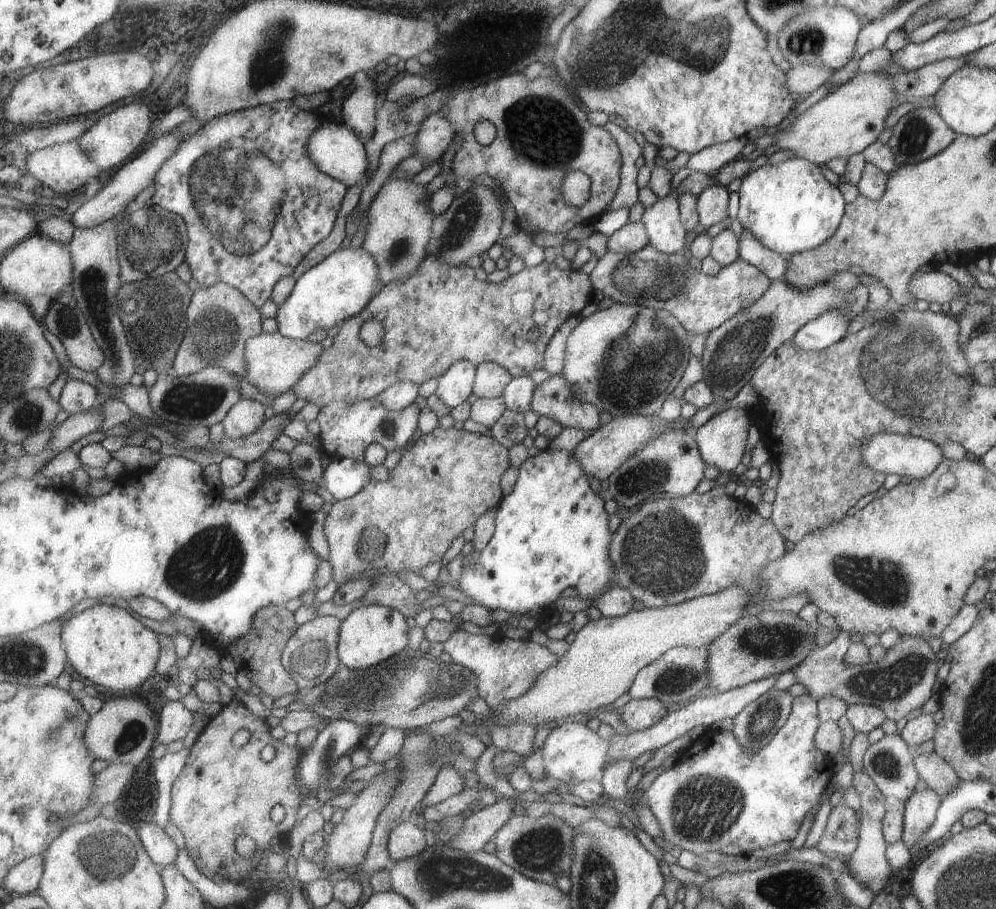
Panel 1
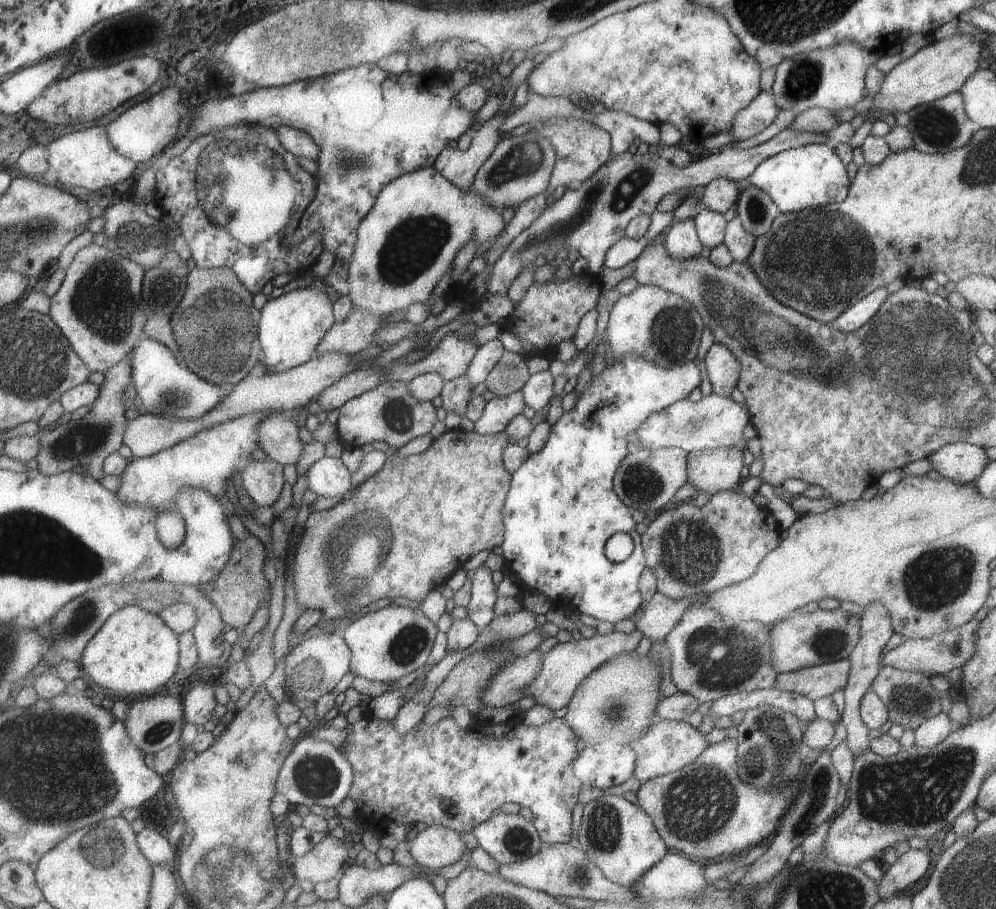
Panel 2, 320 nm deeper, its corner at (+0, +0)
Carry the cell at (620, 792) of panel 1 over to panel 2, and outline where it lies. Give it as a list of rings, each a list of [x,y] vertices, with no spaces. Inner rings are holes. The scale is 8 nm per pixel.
[[[659,719],[650,723],[646,733],[629,741],[627,745],[636,754],[632,776],[642,783],[650,778],[673,772],[693,762],[710,744],[707,743],[705,735],[699,732],[697,727],[693,727],[687,722]]]

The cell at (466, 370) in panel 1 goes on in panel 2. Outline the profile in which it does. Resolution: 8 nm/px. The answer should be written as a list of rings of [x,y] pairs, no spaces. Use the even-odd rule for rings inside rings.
[[[503,337],[493,339],[479,346],[477,356],[471,363],[467,375],[475,385],[479,383],[485,384],[487,378],[489,378],[489,375],[506,352],[507,348]]]

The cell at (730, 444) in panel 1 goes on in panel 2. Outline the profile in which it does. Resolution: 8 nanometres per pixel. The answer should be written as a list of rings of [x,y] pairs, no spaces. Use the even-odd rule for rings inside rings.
[[[737,447],[699,449],[689,451],[686,457],[686,483],[693,486],[695,493],[703,491],[713,496],[719,491],[740,490],[743,461]]]

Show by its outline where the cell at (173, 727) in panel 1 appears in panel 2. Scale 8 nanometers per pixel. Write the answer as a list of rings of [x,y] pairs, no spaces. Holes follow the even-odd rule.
[[[215,679],[210,683],[199,683],[192,688],[184,698],[186,722],[198,725],[207,724],[209,720],[214,721],[217,698],[215,698]]]

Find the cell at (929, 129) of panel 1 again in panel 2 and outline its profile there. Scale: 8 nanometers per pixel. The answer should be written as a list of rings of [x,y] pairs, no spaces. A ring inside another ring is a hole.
[[[953,91],[944,97],[932,100],[930,103],[917,105],[907,111],[909,116],[906,127],[912,136],[913,148],[927,154],[951,152],[965,146],[975,131],[980,129],[966,116],[964,100],[959,91]]]

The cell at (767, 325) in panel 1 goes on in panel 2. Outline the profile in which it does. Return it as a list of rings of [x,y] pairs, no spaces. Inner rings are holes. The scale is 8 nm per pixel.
[[[713,343],[703,358],[714,393],[730,396],[740,373],[739,361],[722,344]]]

